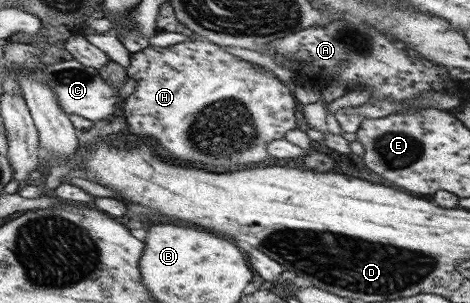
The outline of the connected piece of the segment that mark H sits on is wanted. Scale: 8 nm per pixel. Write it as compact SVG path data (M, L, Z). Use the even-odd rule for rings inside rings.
M198 38L195 41L183 41L168 47L159 48L158 46L148 45L140 52L130 53L129 66L126 69L127 76L135 81L135 87L132 94L123 101L123 115L116 125L116 128L126 134L136 134L141 138L148 138L151 143L156 142L156 146L160 146L160 150L164 150L164 152L160 152L160 154L170 156L170 158L174 158L174 160L178 160L178 162L186 162L186 164L196 164L196 162L200 162L198 166L202 166L202 168L206 168L206 170L210 170L210 172L230 172L230 170L244 169L268 158L269 154L265 151L265 146L271 140L278 140L280 137L284 137L284 133L288 132L288 130L299 127L293 115L295 110L294 106L296 106L295 99L288 91L288 88L286 88L272 72L253 63L244 61L241 57L225 52L224 47L212 44L209 40L204 38Z

